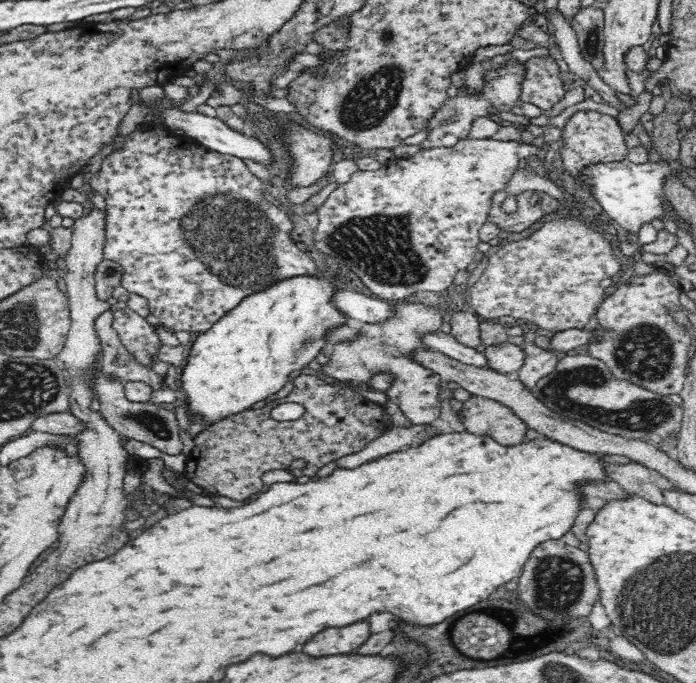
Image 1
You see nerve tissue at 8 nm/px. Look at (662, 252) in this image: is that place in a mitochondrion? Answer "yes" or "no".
no

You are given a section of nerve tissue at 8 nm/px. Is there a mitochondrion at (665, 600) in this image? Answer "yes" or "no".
yes

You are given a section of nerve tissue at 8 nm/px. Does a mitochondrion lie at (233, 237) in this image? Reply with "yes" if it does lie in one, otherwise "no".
yes

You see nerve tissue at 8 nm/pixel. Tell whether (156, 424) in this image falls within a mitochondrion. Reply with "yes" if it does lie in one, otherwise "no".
yes

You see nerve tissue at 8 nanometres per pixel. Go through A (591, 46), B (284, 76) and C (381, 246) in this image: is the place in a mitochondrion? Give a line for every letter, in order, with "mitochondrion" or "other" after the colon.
A: mitochondrion
B: other
C: mitochondrion

